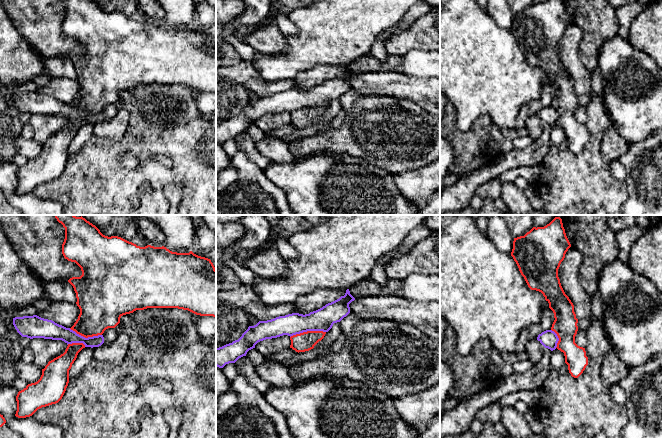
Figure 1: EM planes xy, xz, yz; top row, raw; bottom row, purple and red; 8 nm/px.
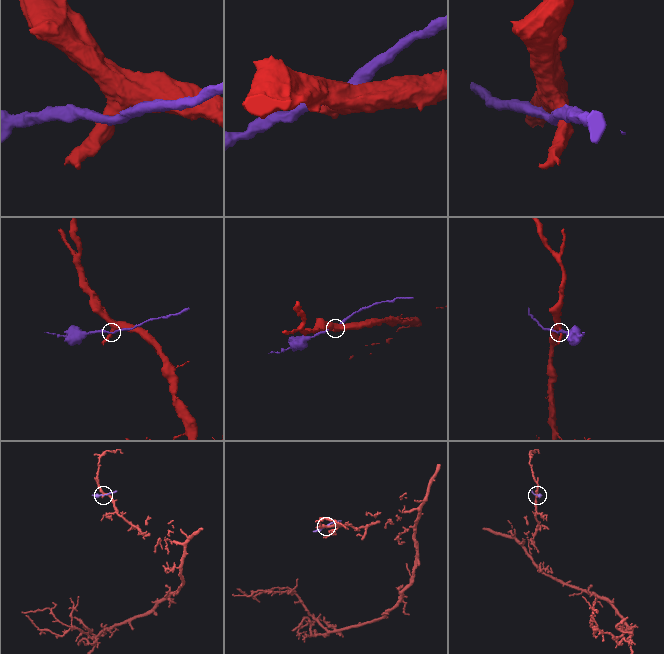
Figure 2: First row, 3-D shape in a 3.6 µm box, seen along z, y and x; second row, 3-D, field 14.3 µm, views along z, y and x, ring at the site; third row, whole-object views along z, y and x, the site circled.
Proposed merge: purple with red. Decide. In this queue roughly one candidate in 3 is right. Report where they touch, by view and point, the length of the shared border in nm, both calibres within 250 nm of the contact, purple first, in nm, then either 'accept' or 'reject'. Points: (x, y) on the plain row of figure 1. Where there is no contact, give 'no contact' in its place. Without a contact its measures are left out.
meets purple in xz at (307, 106); contact 300 nm long; 180 nm thick on the purple side, 150 nm on the other; reject

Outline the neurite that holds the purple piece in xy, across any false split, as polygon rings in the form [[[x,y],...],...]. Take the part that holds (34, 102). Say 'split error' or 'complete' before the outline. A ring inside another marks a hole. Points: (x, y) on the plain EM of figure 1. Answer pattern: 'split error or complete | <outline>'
complete | [[[37,91],[13,94],[13,101],[22,113],[62,116],[67,121],[83,119],[85,123],[99,123],[104,119],[103,111],[85,114],[70,104]]]

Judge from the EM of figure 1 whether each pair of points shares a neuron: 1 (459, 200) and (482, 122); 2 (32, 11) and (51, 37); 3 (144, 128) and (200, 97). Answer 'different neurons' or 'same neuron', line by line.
1: different neurons
2: same neuron
3: different neurons

